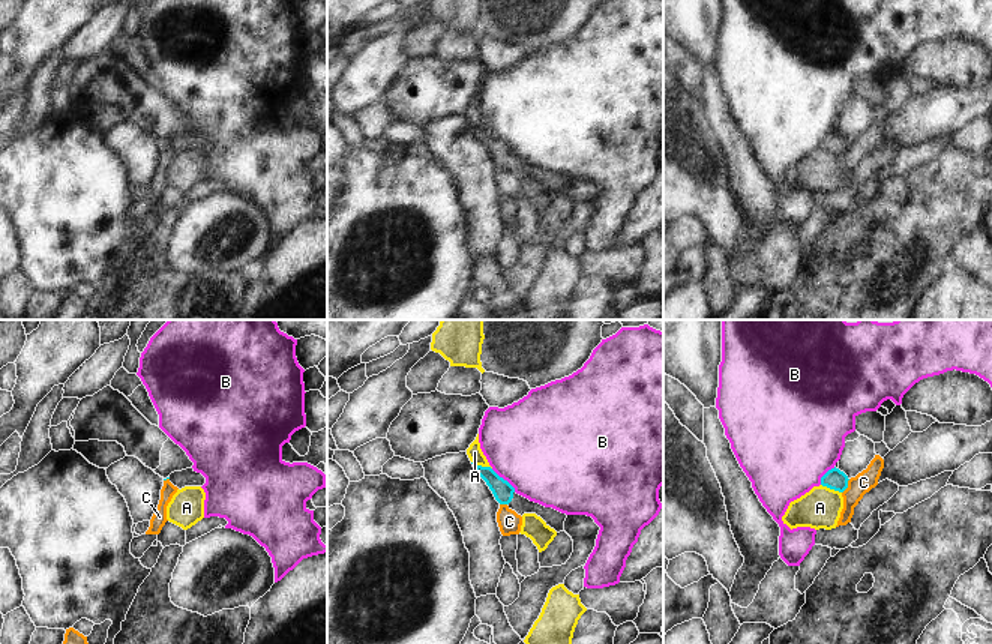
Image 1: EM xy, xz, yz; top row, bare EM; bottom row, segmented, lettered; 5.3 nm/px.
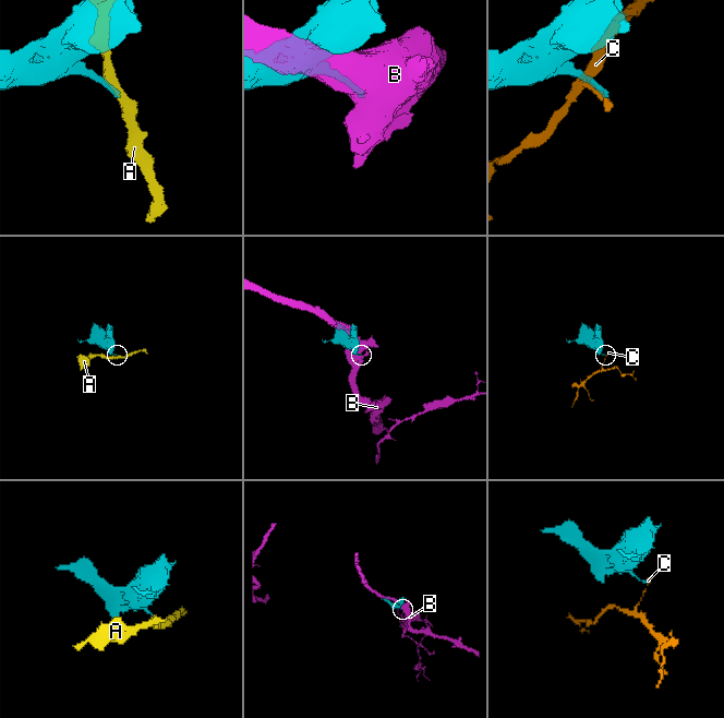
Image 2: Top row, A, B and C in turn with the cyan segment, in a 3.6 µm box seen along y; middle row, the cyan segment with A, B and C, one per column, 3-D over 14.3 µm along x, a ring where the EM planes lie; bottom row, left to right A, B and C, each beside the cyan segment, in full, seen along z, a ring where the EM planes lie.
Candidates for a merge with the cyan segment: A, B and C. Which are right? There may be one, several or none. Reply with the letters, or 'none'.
none

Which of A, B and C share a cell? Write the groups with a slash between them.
A / B / C

